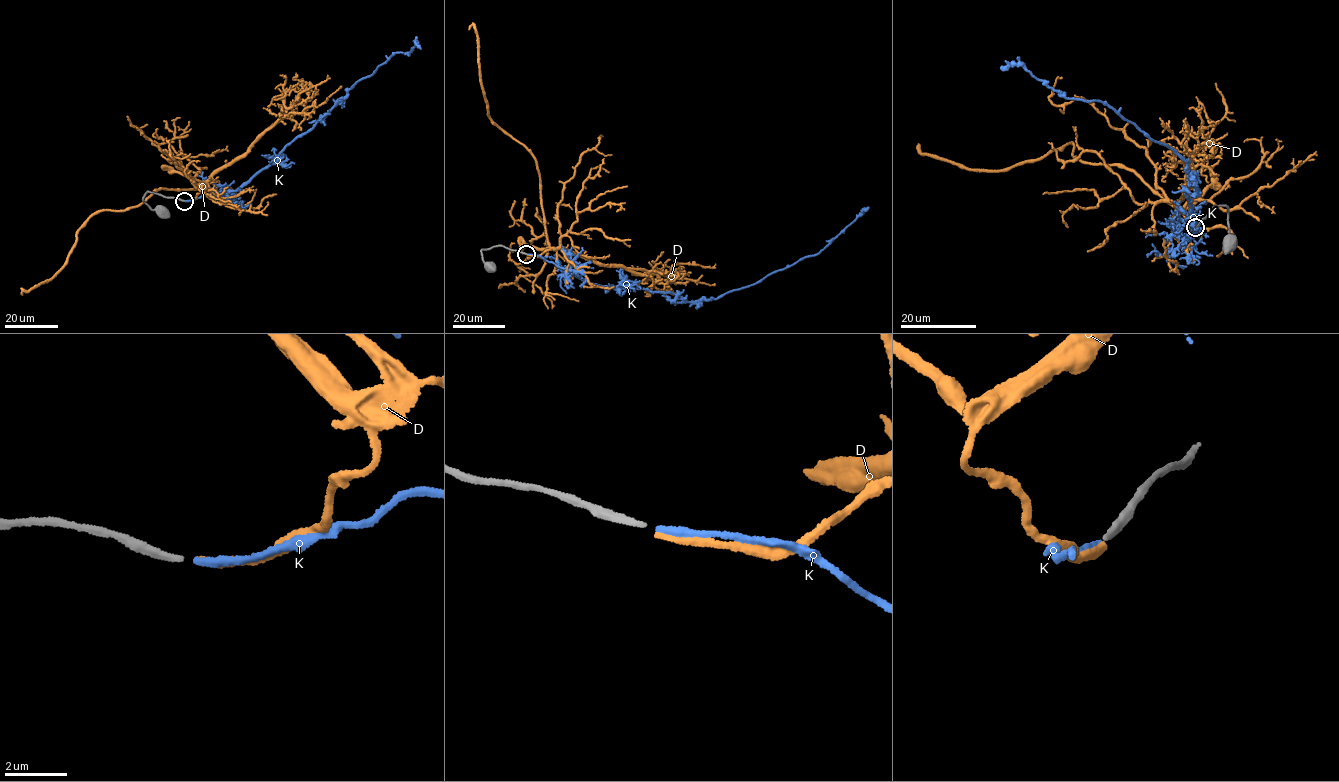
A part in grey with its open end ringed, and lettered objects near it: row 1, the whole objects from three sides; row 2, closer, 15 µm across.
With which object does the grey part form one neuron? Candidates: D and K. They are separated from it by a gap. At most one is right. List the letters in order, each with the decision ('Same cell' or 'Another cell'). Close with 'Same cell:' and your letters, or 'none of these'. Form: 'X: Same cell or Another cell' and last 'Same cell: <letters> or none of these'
D: Another cell
K: Same cell
Same cell: K

